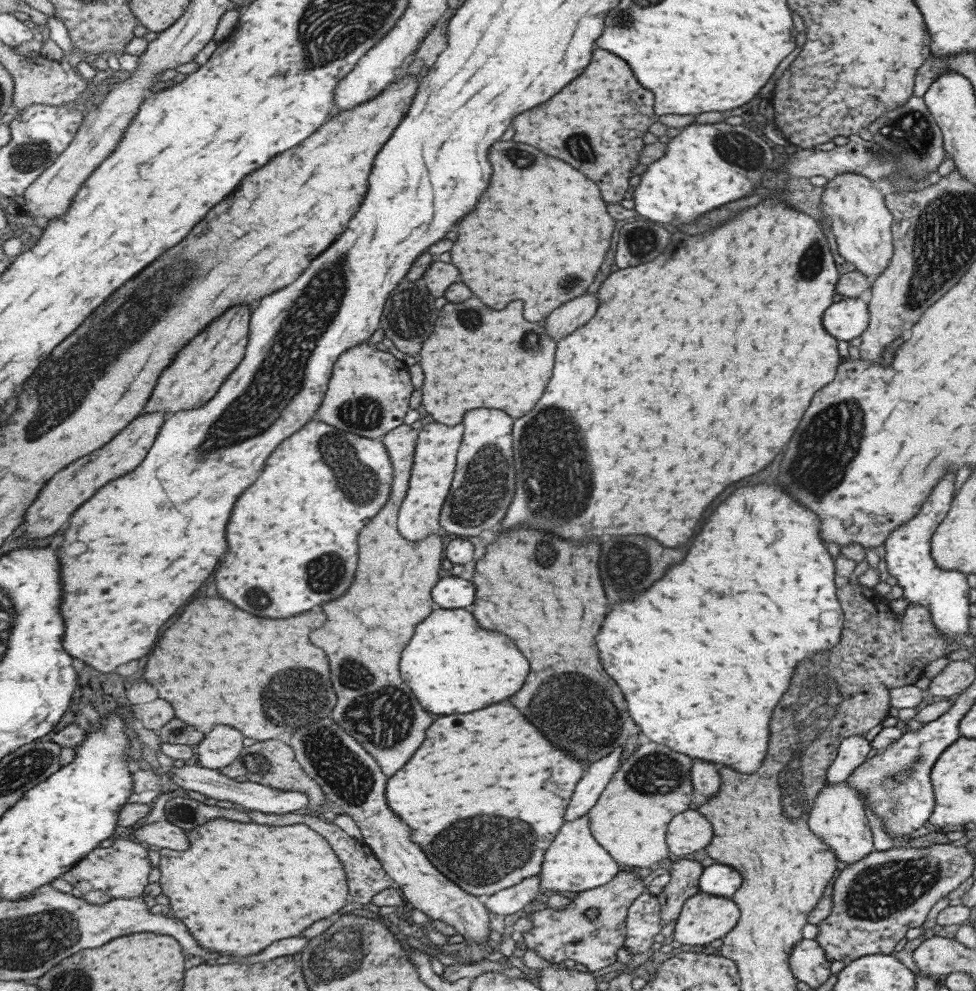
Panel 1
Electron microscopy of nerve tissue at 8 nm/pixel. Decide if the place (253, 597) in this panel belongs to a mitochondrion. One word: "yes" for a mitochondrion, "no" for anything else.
yes

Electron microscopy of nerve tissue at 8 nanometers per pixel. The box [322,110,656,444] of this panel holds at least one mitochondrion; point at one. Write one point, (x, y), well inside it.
(411, 314)

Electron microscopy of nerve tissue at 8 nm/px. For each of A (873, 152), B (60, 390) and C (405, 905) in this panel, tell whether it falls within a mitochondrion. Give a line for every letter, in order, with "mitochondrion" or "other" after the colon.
A: mitochondrion
B: mitochondrion
C: other

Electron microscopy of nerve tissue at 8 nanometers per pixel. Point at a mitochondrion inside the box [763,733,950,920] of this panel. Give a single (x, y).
(903, 771)

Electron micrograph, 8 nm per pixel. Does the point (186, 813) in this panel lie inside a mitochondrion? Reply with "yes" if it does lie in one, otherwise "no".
yes

